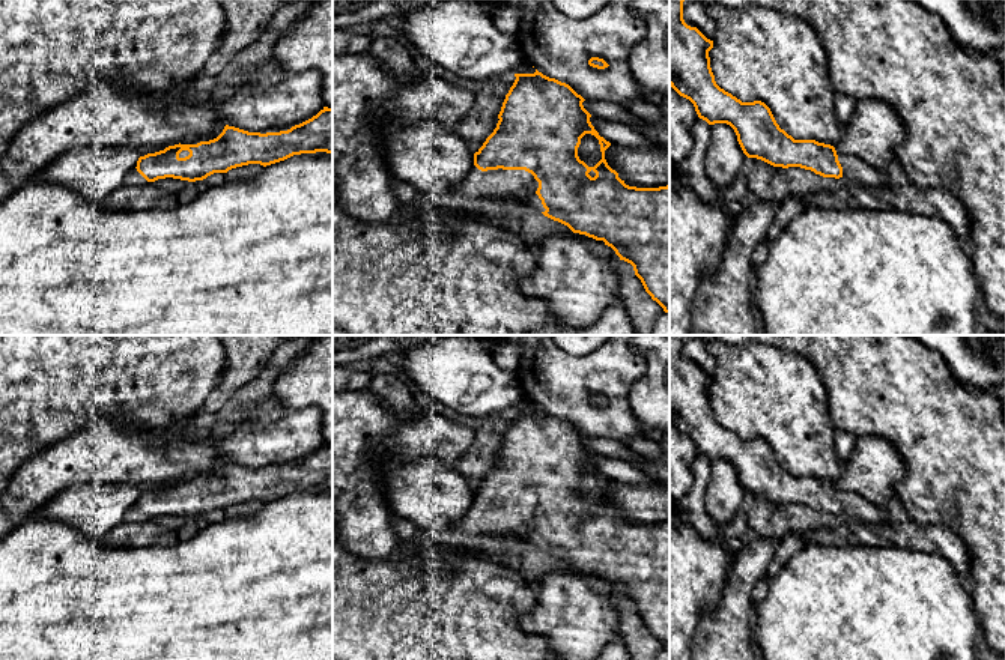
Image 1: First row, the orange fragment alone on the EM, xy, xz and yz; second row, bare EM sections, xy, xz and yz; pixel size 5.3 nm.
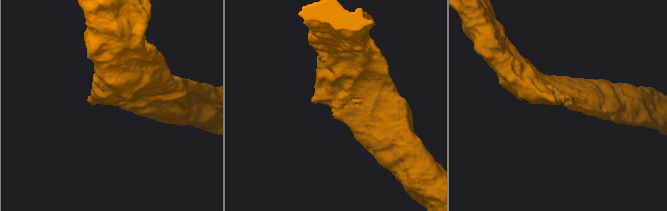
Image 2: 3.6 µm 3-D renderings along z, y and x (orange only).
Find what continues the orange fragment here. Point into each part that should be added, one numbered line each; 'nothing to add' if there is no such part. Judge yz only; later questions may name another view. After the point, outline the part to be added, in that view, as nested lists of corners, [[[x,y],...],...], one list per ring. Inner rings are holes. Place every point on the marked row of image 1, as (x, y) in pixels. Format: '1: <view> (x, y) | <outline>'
1: yz (855, 170) | [[[840,153],[838,161],[843,167],[843,179],[846,182],[859,183],[876,191],[888,186],[888,176],[885,170],[877,170],[850,153]]]

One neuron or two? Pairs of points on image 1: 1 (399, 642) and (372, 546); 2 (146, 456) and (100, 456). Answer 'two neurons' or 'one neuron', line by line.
1: two neurons
2: one neuron

